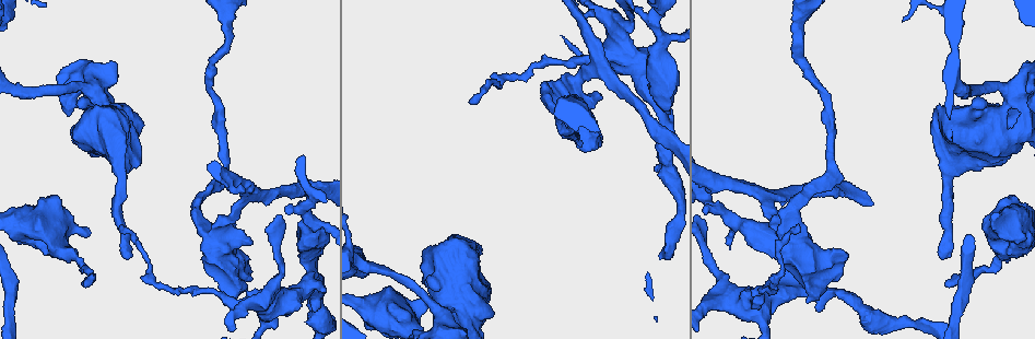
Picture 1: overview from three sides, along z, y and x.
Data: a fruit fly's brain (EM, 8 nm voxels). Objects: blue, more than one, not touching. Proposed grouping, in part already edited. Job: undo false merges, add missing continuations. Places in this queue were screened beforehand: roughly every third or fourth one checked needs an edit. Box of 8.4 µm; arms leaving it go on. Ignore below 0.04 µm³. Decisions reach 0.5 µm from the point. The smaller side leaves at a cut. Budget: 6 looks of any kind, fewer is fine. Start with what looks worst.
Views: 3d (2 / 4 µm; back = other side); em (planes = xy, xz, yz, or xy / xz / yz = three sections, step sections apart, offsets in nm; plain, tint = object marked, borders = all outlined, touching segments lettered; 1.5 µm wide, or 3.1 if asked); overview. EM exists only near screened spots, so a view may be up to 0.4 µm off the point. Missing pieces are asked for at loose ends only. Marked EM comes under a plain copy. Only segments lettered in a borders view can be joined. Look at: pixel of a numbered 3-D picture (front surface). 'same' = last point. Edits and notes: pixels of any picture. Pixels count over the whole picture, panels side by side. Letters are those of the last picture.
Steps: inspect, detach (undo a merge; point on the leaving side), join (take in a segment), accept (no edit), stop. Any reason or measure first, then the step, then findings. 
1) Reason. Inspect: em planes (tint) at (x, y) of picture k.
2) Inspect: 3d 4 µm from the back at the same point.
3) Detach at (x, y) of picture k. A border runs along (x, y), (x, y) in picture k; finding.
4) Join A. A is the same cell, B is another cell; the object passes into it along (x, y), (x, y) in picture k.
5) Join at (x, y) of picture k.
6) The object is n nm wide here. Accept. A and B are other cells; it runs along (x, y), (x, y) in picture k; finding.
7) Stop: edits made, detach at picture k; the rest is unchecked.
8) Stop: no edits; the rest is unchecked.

Inspect: em planes (borders) at (85, 284) of picture 1.

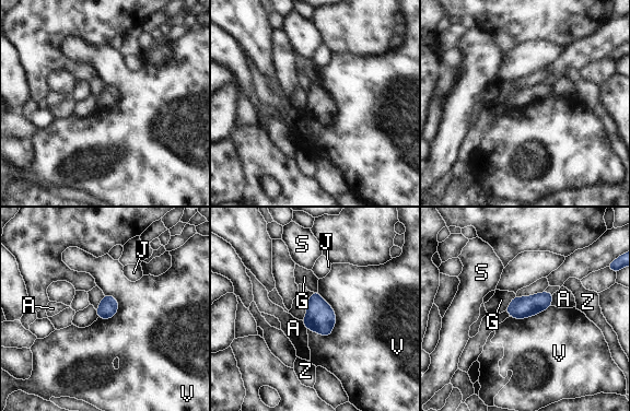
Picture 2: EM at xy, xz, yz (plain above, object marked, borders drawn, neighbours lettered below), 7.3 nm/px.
Accept. A, G, J, S, V and Z are other cells; a border runs along (317, 292), (336, 318), (327, 337) in picture 2; none of them fits.

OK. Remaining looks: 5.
Abrupt turn. Inspect: em planes (borders) at (772, 207) of picture 1.

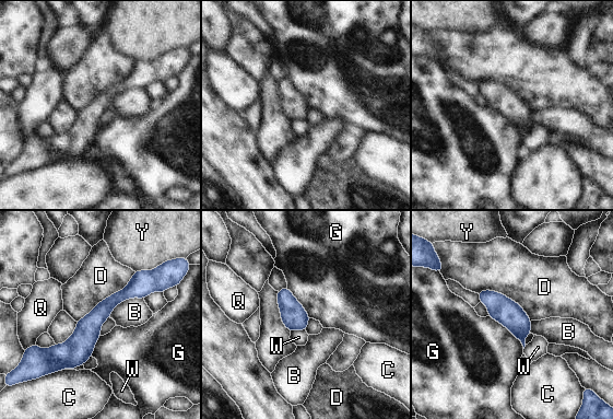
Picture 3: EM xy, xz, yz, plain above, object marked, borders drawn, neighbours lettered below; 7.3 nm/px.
Accept. B, C, D, G, Q, W and Y are other cells; continuous, no second cell.

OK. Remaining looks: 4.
Calibre changes. Inspect: em yz step 4 (tint) at (797, 20) of picture 1.

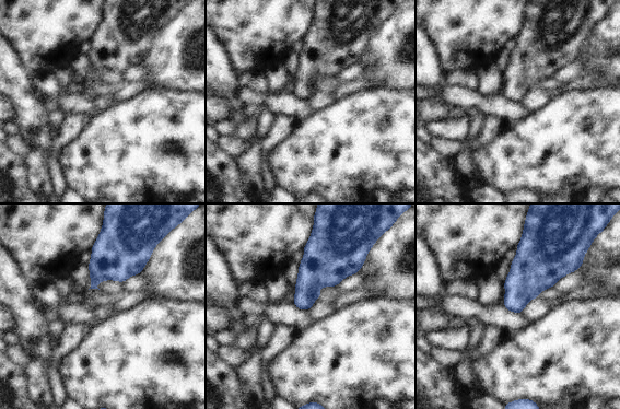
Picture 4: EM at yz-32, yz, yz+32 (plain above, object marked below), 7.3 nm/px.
Inspect: em xy step 4 (borders) at the same point.

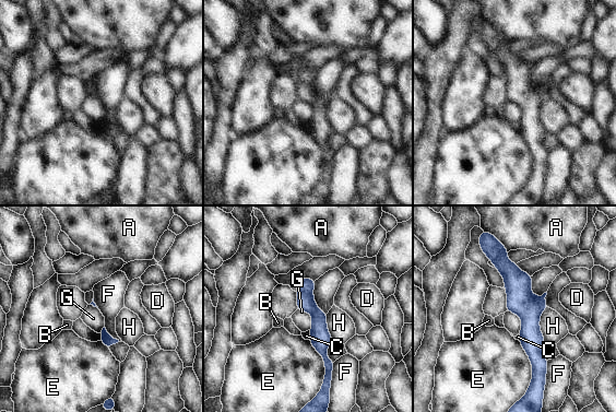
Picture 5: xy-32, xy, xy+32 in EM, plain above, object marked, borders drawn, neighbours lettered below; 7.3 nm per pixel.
The object is 110 nm wide here. Accept. A, B, C, D, E, F, G and H are other cells; a border runs along (548, 306), (540, 317), (546, 341) in picture 5; continuous, no second cell.

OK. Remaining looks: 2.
Stop: no edits; the rest is unchecked.

